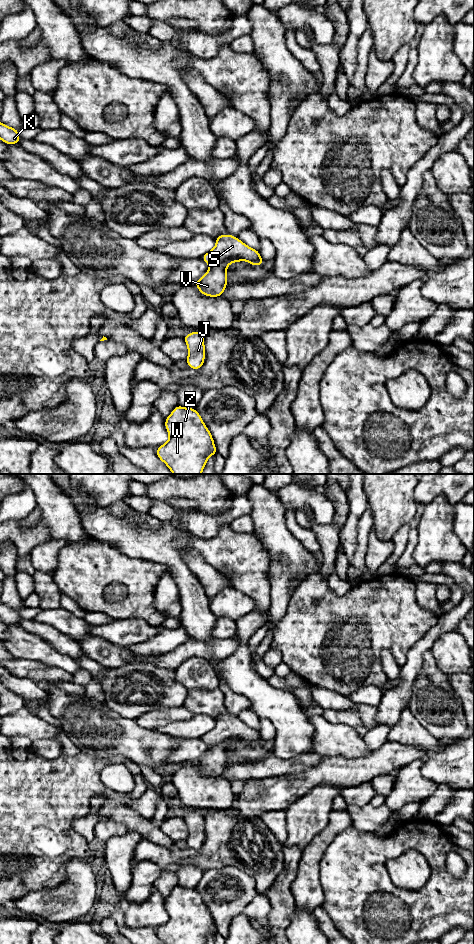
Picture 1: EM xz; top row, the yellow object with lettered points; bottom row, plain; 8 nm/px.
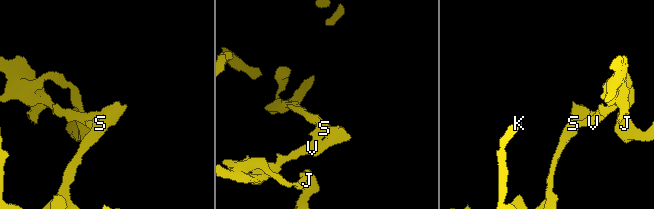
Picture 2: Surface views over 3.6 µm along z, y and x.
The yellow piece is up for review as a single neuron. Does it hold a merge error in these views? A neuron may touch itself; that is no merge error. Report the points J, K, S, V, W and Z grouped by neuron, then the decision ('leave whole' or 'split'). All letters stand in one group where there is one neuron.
groups J V W Z / K S; split

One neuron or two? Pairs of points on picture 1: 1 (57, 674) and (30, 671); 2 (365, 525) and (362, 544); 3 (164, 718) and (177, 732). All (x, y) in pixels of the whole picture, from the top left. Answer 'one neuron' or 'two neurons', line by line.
1: one neuron
2: one neuron
3: two neurons

